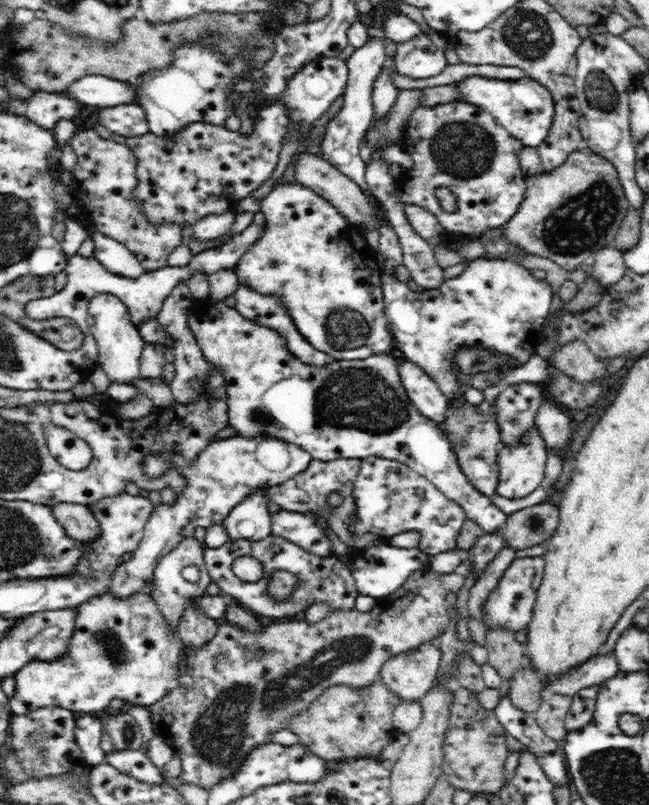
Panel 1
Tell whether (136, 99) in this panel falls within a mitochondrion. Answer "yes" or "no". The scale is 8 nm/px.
no

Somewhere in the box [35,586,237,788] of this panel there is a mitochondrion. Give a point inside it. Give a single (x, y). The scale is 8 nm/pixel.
(108, 638)

